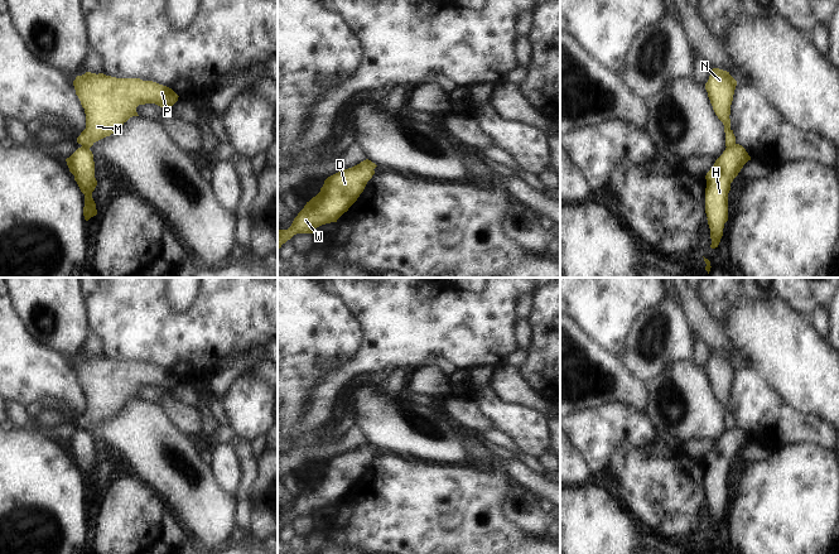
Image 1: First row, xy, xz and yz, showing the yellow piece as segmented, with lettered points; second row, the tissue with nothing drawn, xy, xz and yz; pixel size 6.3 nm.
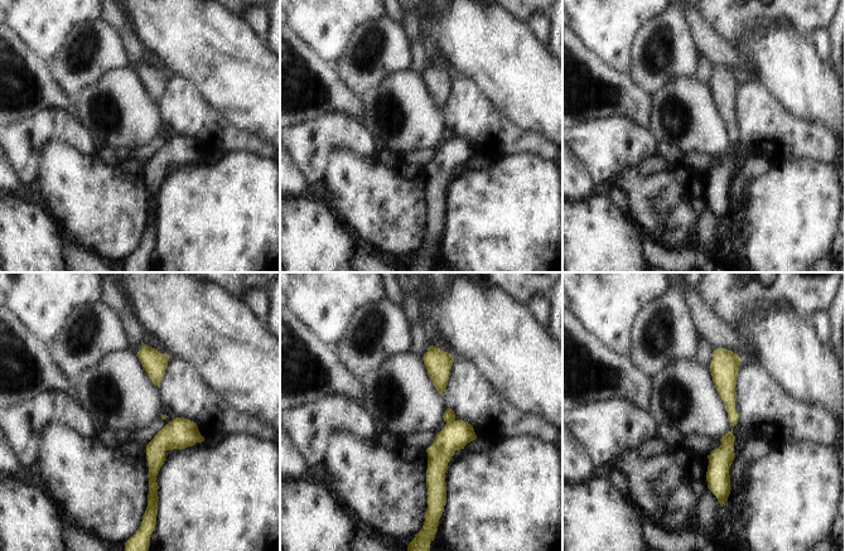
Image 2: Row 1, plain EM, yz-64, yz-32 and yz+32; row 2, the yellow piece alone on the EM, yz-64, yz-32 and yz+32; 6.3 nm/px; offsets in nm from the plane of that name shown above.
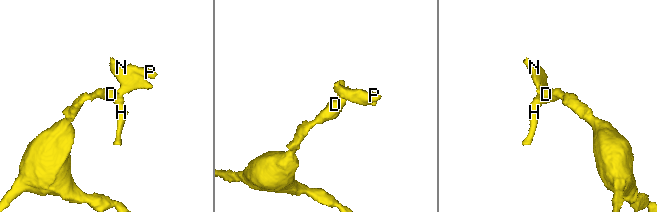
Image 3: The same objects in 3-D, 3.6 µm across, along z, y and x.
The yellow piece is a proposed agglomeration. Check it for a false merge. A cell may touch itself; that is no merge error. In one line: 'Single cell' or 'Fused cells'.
Fused cells

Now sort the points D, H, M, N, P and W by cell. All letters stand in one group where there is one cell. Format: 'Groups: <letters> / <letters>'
Groups: D H W / M N P

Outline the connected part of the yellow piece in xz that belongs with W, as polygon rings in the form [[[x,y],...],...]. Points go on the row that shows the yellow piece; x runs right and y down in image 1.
[[[366,159],[328,177],[320,192],[307,202],[291,226],[288,230],[278,230],[278,251],[296,233],[313,233],[322,225],[337,222],[357,201],[373,174],[371,160]]]

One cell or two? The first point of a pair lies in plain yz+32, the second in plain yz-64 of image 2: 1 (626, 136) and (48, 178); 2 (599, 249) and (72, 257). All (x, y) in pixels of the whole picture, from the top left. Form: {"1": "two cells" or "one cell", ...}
{"1": "two cells", "2": "two cells"}

